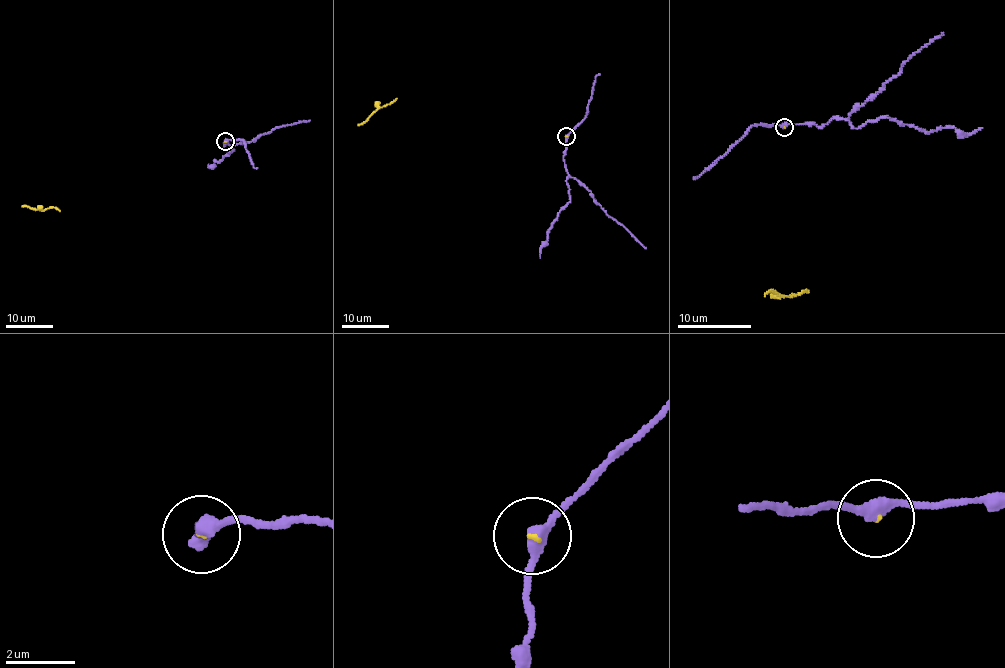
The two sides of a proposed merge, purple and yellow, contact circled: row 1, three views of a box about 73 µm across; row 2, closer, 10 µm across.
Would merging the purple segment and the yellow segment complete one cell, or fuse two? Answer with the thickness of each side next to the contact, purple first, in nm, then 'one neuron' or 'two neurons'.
320/50 nm | one neuron

